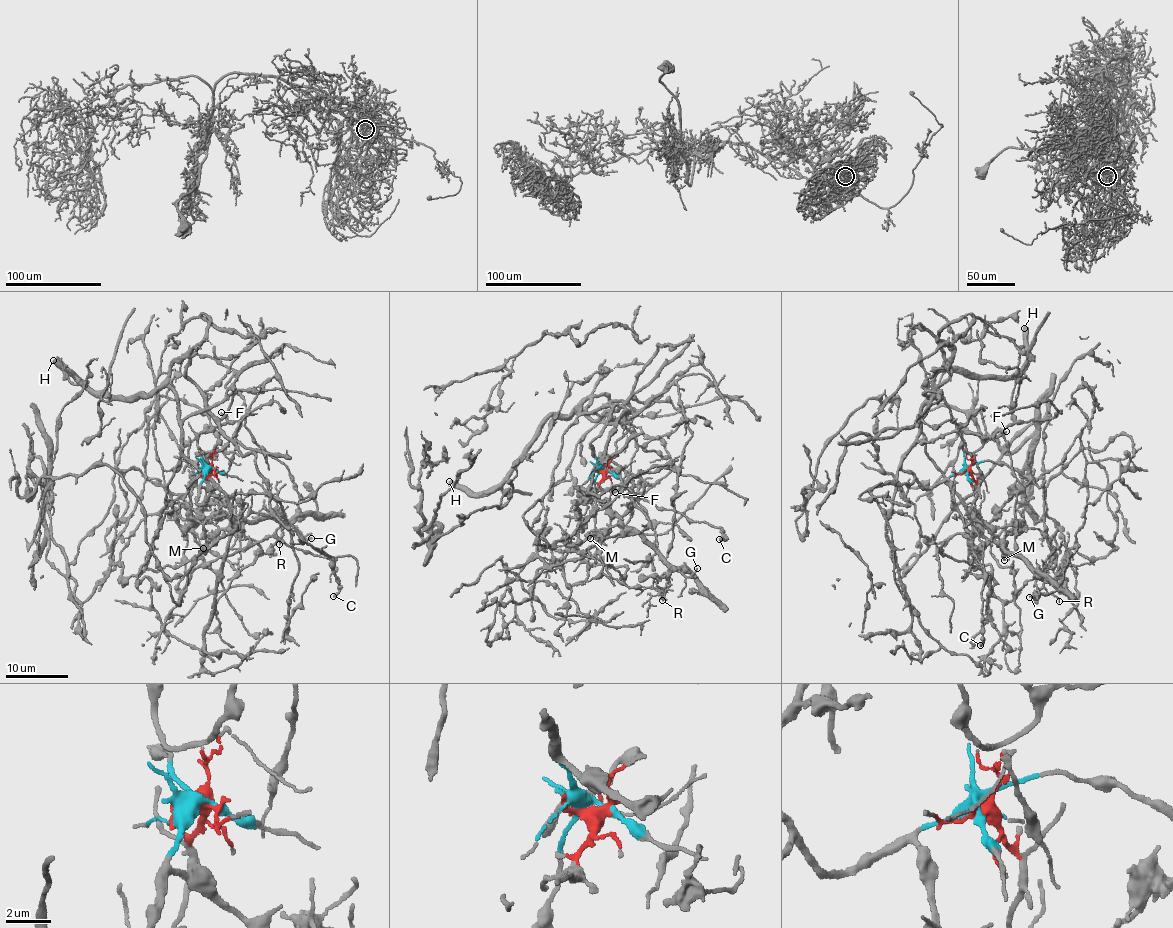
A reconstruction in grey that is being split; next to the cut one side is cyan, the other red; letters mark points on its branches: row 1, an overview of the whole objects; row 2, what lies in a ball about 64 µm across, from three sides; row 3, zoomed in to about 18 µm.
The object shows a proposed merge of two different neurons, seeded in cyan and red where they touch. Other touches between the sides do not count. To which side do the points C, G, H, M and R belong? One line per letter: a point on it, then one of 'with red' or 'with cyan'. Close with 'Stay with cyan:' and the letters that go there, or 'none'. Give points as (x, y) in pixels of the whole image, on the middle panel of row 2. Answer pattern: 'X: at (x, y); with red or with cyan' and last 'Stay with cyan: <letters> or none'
C: at (719, 539); with cyan
G: at (697, 568); with red
H: at (449, 481); with cyan
M: at (590, 538); with red
R: at (662, 600); with red
Stay with cyan: C, H

